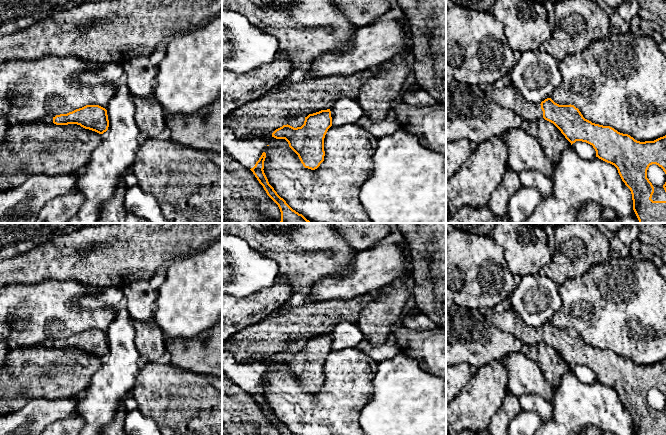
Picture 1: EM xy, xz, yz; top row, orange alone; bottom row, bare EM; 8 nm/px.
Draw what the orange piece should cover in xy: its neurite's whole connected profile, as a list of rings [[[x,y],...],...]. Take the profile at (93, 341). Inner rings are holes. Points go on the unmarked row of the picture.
[[[86,329],[67,338],[53,341],[56,349],[77,348],[85,353],[103,358],[108,354],[107,334],[99,329]]]

